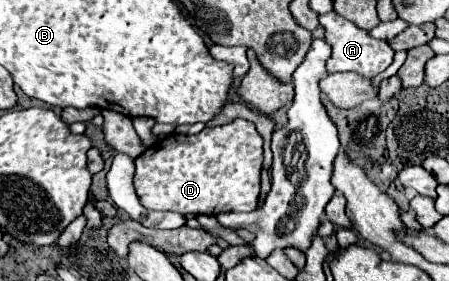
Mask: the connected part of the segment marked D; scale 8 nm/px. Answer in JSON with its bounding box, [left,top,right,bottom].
[134,119,262,215]

